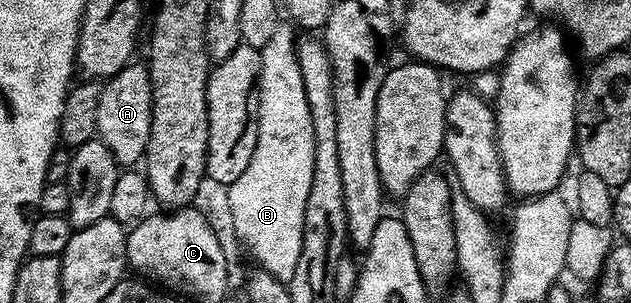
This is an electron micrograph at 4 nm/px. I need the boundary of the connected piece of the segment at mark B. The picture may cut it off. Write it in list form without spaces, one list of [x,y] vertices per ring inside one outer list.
[[[280,23],[276,27],[276,32],[268,43],[264,43],[262,50],[262,70],[258,80],[258,138],[256,139],[256,151],[252,151],[252,159],[248,162],[248,167],[244,167],[240,179],[232,183],[225,190],[226,205],[230,208],[230,217],[234,220],[234,225],[238,228],[238,237],[250,248],[252,256],[258,260],[257,264],[261,268],[268,270],[276,279],[289,283],[292,275],[296,275],[296,263],[300,263],[300,247],[304,239],[304,207],[308,203],[308,187],[312,187],[312,171],[314,170],[314,132],[312,131],[312,115],[308,111],[308,99],[304,95],[304,79],[300,75],[300,63],[298,62],[298,47],[296,44],[296,32],[293,24]]]

